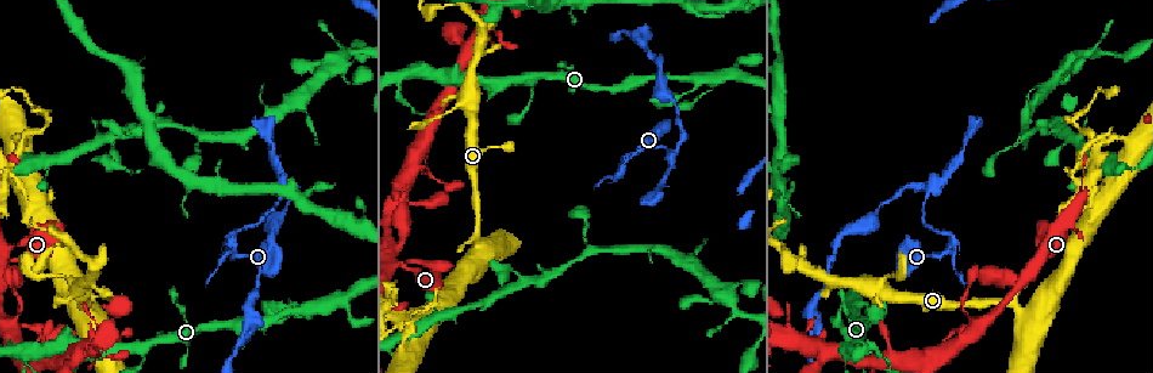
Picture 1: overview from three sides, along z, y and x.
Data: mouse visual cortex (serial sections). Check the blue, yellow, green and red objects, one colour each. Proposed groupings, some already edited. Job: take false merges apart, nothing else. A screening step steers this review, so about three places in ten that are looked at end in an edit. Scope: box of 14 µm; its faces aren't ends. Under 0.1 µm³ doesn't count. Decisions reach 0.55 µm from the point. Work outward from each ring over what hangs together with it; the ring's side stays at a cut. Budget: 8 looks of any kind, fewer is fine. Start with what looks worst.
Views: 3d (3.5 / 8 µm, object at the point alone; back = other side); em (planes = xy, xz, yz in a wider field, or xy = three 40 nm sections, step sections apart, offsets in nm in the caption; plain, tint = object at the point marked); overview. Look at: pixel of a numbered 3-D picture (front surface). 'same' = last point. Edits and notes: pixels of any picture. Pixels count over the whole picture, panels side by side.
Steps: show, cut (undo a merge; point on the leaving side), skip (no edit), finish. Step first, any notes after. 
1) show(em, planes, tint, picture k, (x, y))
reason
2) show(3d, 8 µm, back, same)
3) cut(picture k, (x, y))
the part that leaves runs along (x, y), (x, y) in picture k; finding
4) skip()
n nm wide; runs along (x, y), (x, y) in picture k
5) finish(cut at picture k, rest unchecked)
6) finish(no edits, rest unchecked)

show(3d, 8 µm, picture 1, (623, 173))
abrupt turn

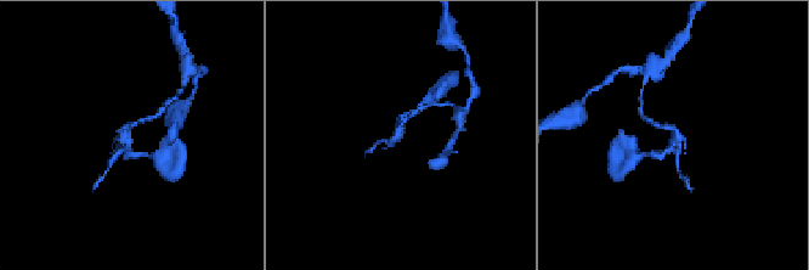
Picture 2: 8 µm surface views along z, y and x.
show(3d, 3.5 µm, picture 2, (127, 133))
zoom in

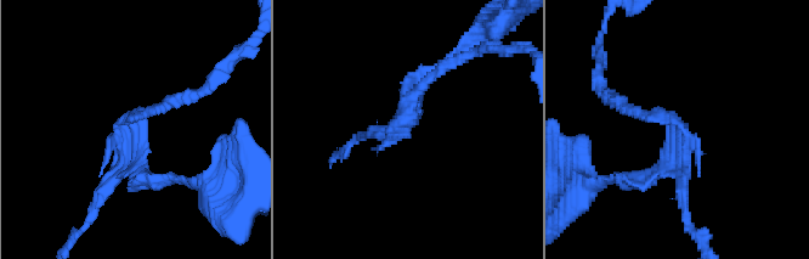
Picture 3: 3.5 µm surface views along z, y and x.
show(em, xy, step 5, tint, picture 3, (678, 129))

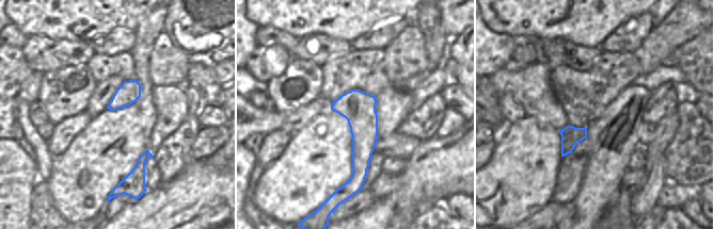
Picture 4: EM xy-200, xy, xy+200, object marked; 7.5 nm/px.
skip()
260 nm wide; runs along (151, 180), (131, 117), (165, 102) in picture 3; one cell here

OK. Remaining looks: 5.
show(3d, 3.5 µm, picture 1, (668, 152))
abrupt turn

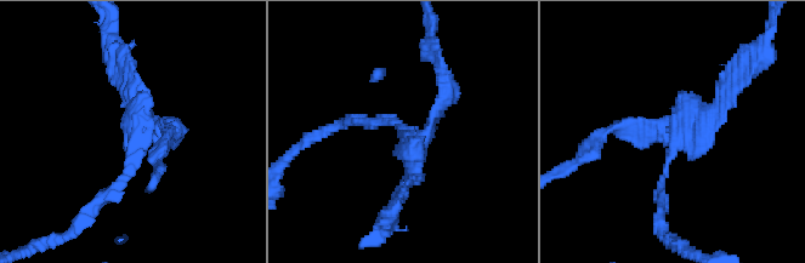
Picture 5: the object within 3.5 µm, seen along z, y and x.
show(em, planes, tint, picture 5, (677, 137))
3 arms; arms of 150, 200, 200 nm

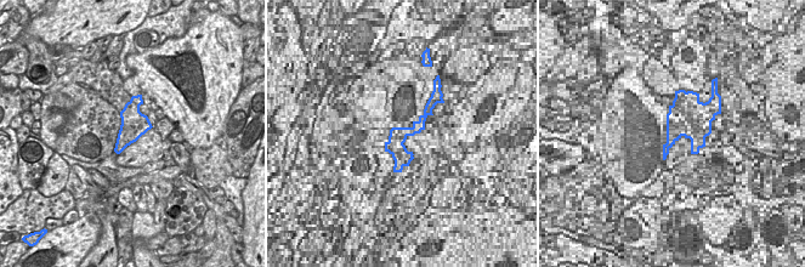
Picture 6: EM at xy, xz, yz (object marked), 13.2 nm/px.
skip()
continuous, no second cell

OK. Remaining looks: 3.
show(3d, 3.5 µm, picture 1, (679, 95))

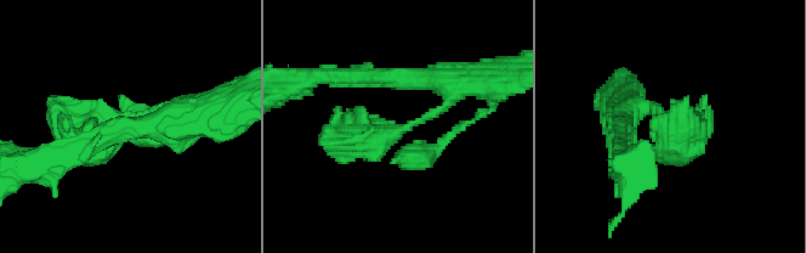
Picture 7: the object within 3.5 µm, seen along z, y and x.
skip()
runs along (449, 79), (449, 101), (393, 135), (356, 119) in picture 7; one cell here

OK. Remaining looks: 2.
finish(no edits, rest unchecked)

